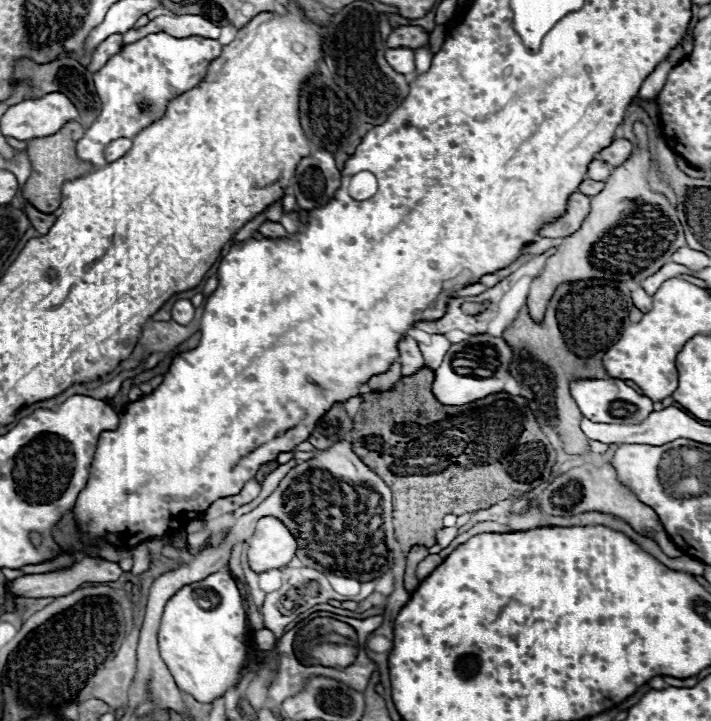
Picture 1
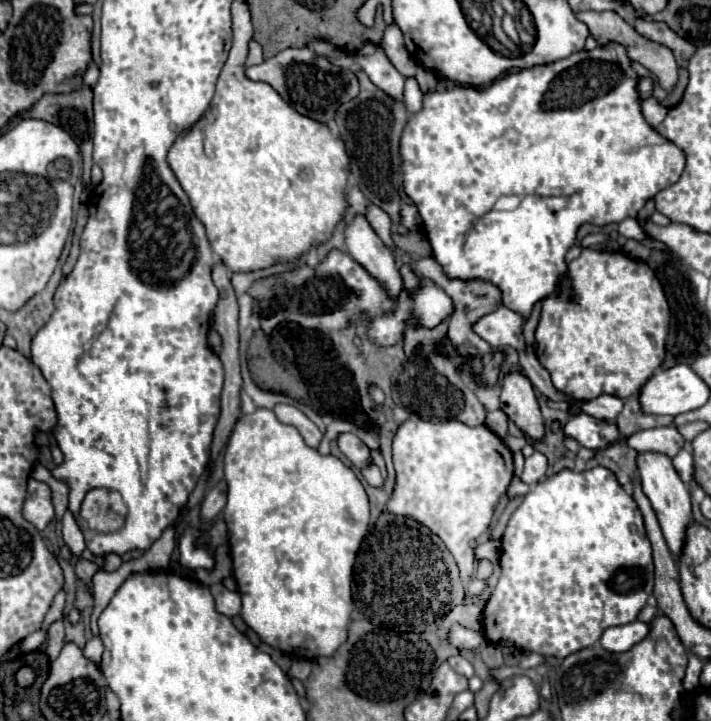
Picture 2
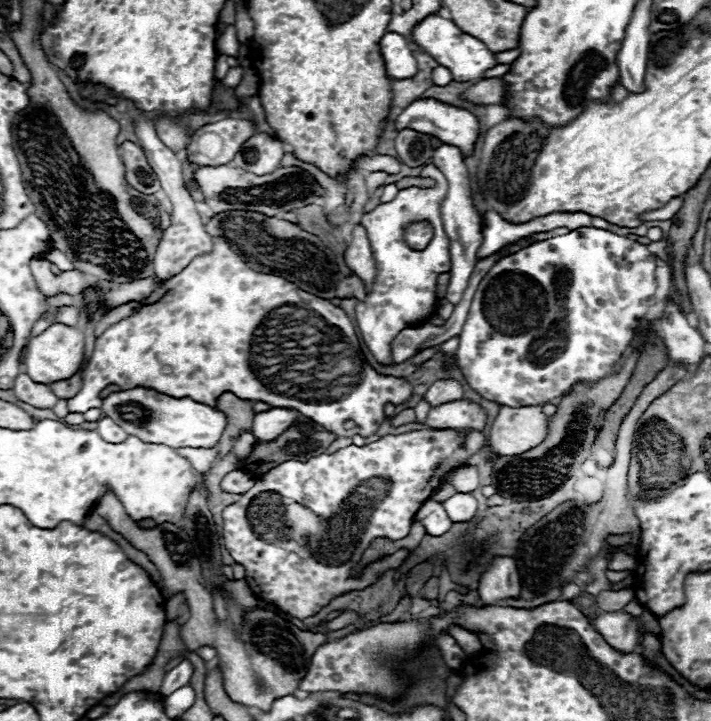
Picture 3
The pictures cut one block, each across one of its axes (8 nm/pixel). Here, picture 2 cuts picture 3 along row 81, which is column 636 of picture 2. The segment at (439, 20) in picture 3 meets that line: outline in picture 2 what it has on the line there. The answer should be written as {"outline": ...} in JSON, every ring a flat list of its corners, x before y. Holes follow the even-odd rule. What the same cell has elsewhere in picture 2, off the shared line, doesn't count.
{"outline":[[640,452,636,456,636,478,640,478,642,490,658,516,660,528,664,532,664,538,666,538,672,554,678,556,682,550,682,544,684,544,686,526,692,522,688,486,684,482,680,482,680,474,676,474,672,458,668,458,666,454,660,454,660,452]]}

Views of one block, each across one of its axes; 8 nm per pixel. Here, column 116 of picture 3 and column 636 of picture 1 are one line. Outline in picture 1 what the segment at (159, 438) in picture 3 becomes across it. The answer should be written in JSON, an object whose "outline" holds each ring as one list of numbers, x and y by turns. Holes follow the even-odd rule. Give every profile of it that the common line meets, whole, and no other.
{"outline":[[608,378,608,380,576,380,570,384,572,398,576,400,582,414,592,422,606,422,606,424,640,424,640,420,646,420,650,416,652,400,648,396,638,394,630,386,626,386,624,380]]}

